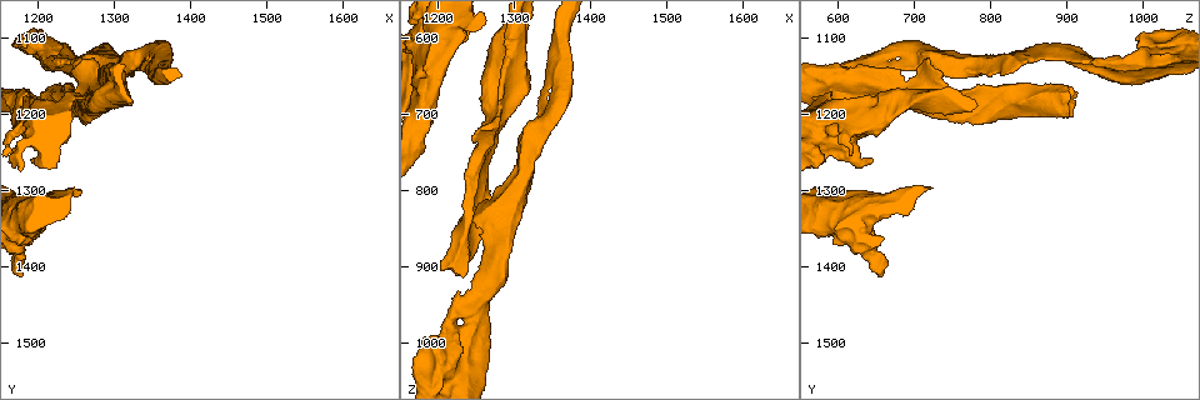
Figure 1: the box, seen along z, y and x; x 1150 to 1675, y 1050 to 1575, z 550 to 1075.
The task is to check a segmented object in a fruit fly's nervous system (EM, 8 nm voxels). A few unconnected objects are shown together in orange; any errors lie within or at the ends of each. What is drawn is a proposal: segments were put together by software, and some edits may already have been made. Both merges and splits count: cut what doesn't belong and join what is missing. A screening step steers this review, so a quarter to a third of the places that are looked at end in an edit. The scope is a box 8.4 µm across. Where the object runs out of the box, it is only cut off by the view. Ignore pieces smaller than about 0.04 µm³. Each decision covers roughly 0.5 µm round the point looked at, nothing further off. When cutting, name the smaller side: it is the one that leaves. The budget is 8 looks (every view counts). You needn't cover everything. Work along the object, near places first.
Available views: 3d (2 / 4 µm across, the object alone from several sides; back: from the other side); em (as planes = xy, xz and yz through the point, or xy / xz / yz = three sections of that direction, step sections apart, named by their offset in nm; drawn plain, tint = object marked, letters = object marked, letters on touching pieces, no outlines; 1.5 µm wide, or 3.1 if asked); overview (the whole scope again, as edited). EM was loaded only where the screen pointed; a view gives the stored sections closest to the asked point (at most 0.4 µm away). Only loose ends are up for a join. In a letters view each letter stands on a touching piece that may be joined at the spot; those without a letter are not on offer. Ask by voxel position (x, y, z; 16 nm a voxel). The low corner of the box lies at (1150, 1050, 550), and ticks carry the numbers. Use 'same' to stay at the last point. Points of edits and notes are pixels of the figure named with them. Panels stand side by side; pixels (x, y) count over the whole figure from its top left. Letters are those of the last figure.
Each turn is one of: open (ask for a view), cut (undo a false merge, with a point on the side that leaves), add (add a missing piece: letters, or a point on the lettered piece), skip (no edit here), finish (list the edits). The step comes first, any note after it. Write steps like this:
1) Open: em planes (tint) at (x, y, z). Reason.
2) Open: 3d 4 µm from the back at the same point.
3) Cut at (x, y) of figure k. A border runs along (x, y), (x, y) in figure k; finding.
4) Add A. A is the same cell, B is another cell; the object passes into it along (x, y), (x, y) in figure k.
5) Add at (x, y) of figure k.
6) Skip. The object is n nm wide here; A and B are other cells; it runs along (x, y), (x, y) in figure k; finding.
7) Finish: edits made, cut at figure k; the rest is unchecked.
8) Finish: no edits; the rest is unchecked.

Open: 3d 4 µm at (1255, 1175, 745).

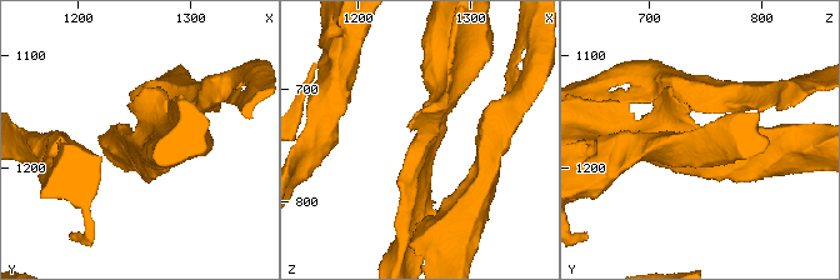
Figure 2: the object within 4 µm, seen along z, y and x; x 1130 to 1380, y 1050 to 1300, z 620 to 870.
Open: em planes (letters) at (1254, 1178, 746). Need the tissue.

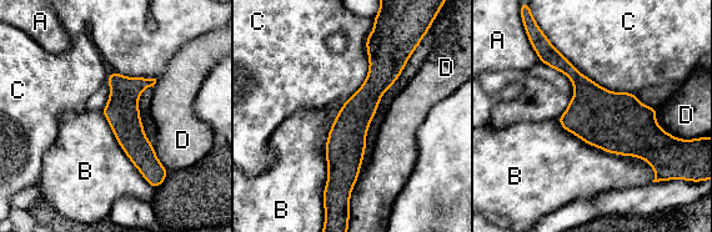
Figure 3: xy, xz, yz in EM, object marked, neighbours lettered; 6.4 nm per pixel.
Skip. The object is 220 nm wide here; A, B, C and D are other cells; continuous, no second neuron.

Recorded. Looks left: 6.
Open: em xy step 4 (letters) at (1255, 1125, 855). An open end.

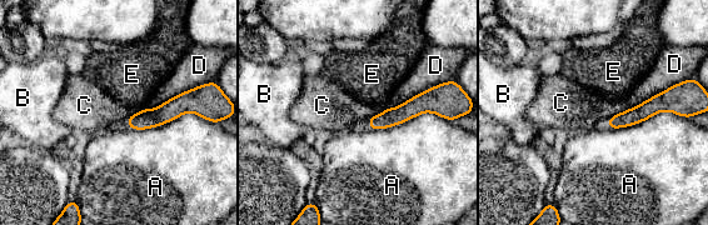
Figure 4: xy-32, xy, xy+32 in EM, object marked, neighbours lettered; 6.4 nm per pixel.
Open: em yz step 8 (letters) at the same point.

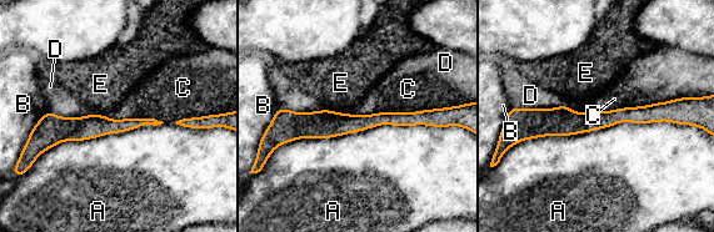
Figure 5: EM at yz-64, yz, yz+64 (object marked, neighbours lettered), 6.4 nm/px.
Skip. A, B, C, D and E are other cells; a border runs along (440, 107), (358, 115) in figure 5; none of them fits.

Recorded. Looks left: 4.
Open: em planes (letters) at (1335, 1130, 680). Free end.

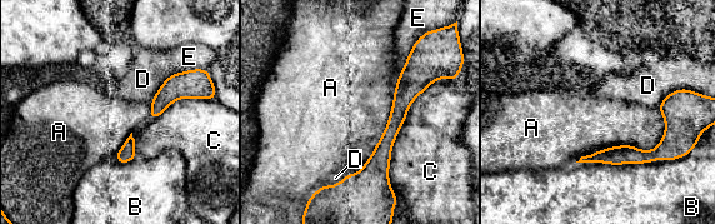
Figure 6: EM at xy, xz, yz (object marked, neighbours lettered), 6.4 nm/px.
Skip. A, B, C, D and E are other cells; it runs along (668, 101), (670, 139), (655, 154), (584, 159) in figure 6; none of them fits.

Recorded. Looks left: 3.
Finish: no edits; the rest is unchecked.

